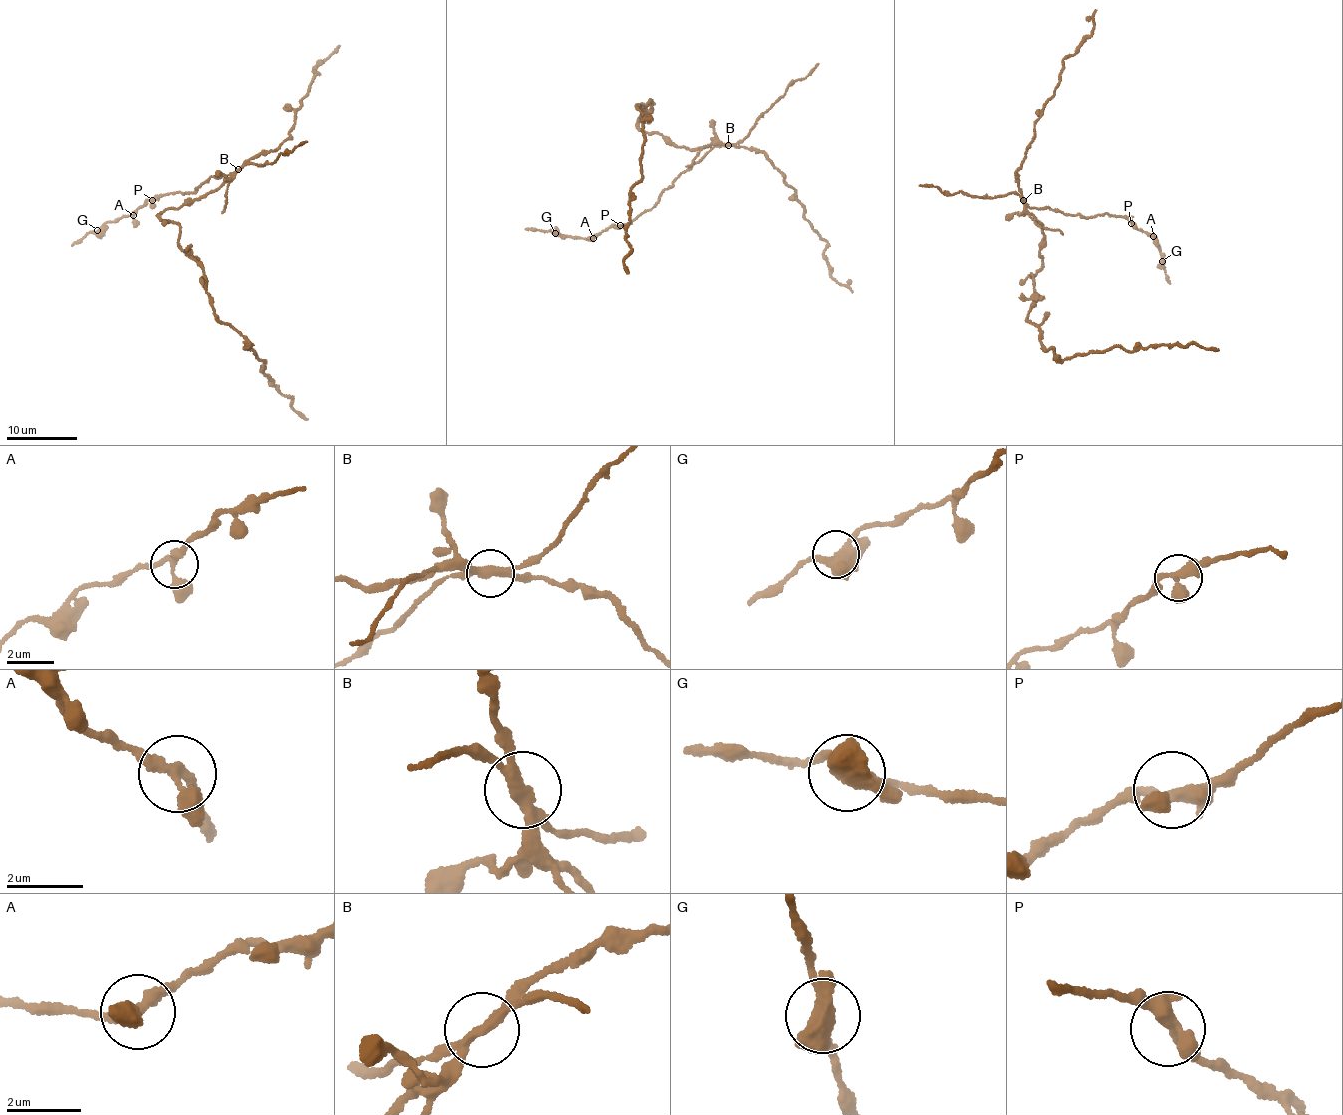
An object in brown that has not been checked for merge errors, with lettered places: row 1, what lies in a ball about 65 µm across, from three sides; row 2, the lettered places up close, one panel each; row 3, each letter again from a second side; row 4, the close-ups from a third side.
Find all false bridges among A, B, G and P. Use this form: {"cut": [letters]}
{"cut": ["B"]}

